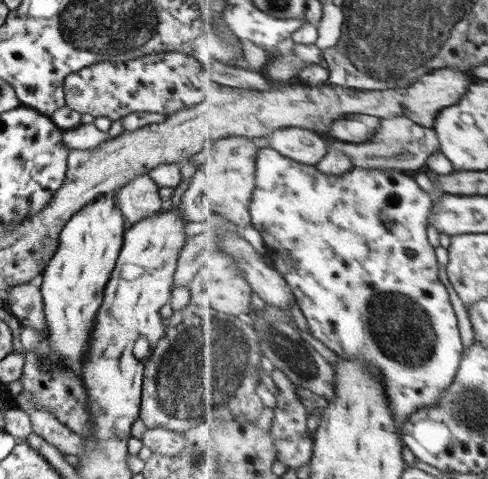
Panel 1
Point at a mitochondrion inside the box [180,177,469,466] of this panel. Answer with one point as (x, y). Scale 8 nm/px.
(401, 330)

